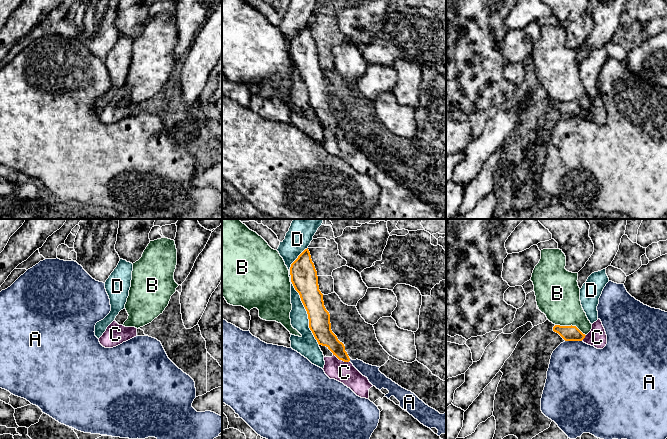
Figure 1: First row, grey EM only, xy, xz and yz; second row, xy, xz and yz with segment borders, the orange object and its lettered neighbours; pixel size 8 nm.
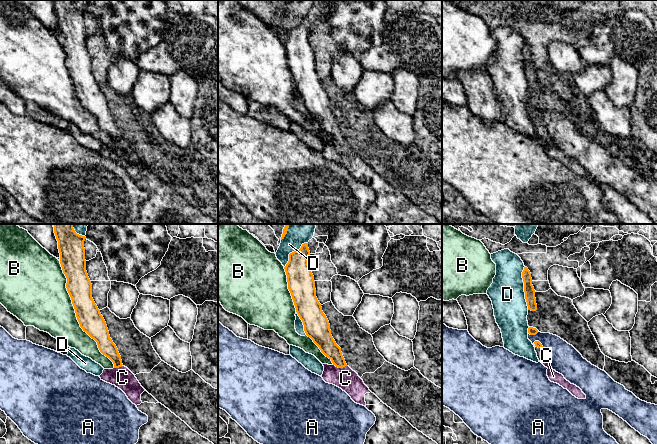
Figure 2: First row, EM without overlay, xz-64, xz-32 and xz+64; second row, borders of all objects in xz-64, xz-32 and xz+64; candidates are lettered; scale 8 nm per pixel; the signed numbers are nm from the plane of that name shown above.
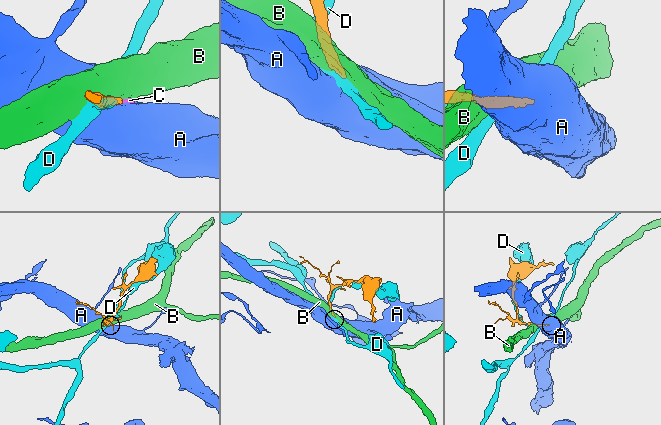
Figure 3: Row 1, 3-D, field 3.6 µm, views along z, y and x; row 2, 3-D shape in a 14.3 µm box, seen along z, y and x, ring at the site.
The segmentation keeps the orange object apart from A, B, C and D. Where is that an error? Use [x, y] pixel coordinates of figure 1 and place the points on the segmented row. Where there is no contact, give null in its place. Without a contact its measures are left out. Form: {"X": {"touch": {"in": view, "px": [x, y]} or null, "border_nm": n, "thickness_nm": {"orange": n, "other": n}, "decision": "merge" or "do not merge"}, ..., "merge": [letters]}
{"A": {"touch": {"in": "yz", "px": [573, 340]}, "border_nm": 140, "thickness_nm": {"orange": 130, "other": 460}, "decision": "do not merge"}, "B": {"touch": {"in": "yz", "px": [571, 325]}, "border_nm": 260, "thickness_nm": {"orange": 130, "other": 360}, "decision": "do not merge"}, "C": {"touch": {"in": "xz", "px": [341, 359]}, "border_nm": 140, "thickness_nm": {"orange": 150, "other": 170}, "decision": "merge"}, "D": {"touch": {"in": "xz", "px": [300, 296]}, "border_nm": 800, "thickness_nm": {"orange": 220, "other": 140}, "decision": "do not merge"}, "merge": ["C"]}

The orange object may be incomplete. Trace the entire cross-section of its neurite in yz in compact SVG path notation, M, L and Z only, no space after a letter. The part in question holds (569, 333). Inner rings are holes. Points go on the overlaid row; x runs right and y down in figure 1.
M600 319L592 324L592 329L587 335L572 325L555 325L553 331L558 333L565 341L583 341L597 349L603 349L607 344L607 335Z

